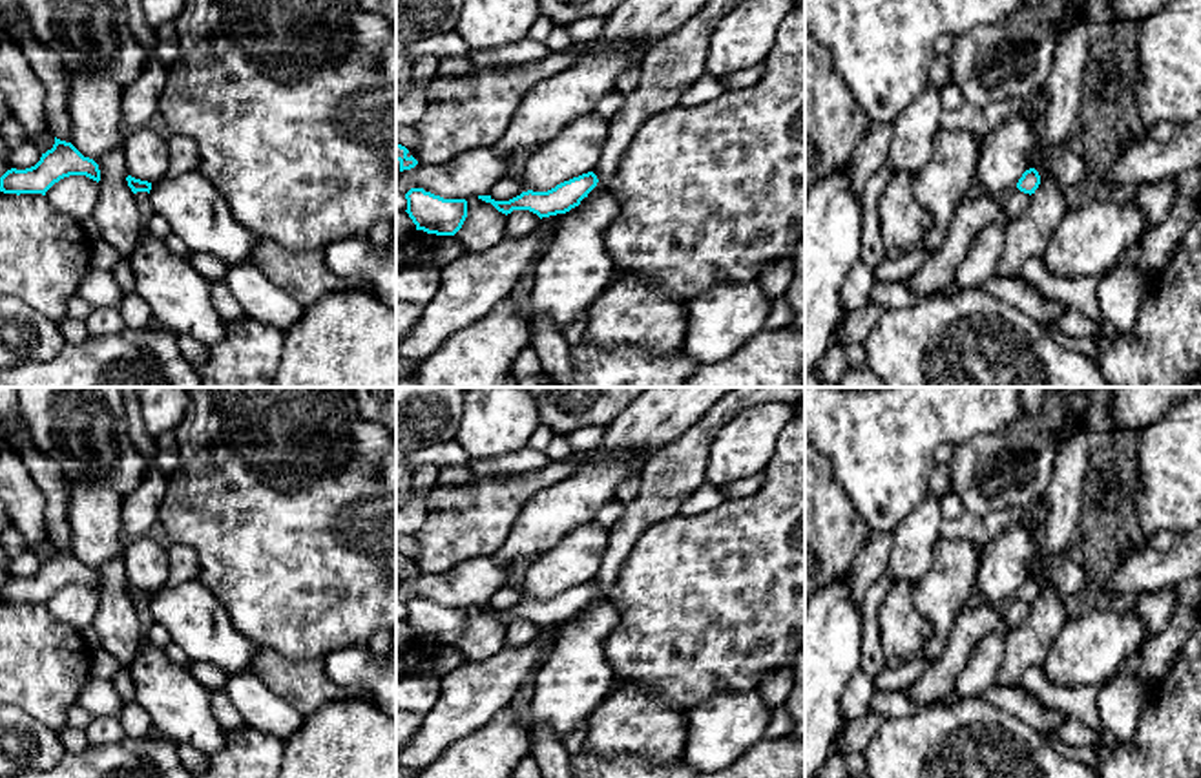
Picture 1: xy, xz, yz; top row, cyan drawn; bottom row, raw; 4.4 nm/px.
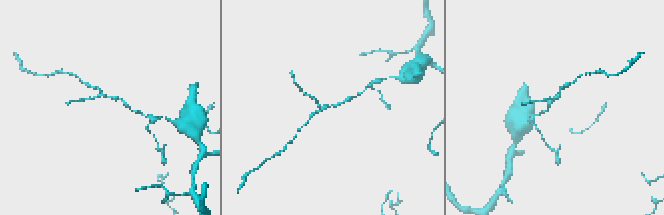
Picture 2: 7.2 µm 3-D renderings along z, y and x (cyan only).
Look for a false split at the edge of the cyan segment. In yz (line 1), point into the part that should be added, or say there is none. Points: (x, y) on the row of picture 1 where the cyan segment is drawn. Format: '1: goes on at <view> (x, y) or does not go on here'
1: does not go on here

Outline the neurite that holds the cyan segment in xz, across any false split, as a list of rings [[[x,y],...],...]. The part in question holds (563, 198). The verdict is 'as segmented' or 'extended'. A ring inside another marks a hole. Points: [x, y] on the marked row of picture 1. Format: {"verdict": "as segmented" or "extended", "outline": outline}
{"verdict": "as segmented", "outline": [[[593,172],[582,173],[569,181],[557,184],[548,192],[522,192],[509,201],[495,201],[491,195],[478,195],[478,199],[491,203],[498,212],[511,214],[513,210],[529,210],[540,219],[566,214],[579,206],[584,197],[597,186],[599,179]]]}

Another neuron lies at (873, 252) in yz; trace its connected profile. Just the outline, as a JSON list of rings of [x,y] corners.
[[[882,164],[872,172],[869,181],[865,183],[862,194],[862,248],[860,261],[867,265],[871,270],[880,267],[889,256],[887,248],[880,236],[878,223],[878,201],[889,183],[893,170],[889,164]]]

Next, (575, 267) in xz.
[[[604,190],[562,214],[553,239],[533,265],[529,332],[538,320],[564,332],[615,281],[606,247],[619,201]]]

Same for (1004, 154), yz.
[[[1020,113],[982,137],[978,150],[976,184],[984,194],[1004,197],[1031,168],[1031,150],[1040,142],[1040,128]]]

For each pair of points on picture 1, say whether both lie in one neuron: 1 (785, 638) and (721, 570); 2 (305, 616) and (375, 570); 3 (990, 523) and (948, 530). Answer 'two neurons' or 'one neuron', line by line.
1: one neuron
2: one neuron
3: one neuron

